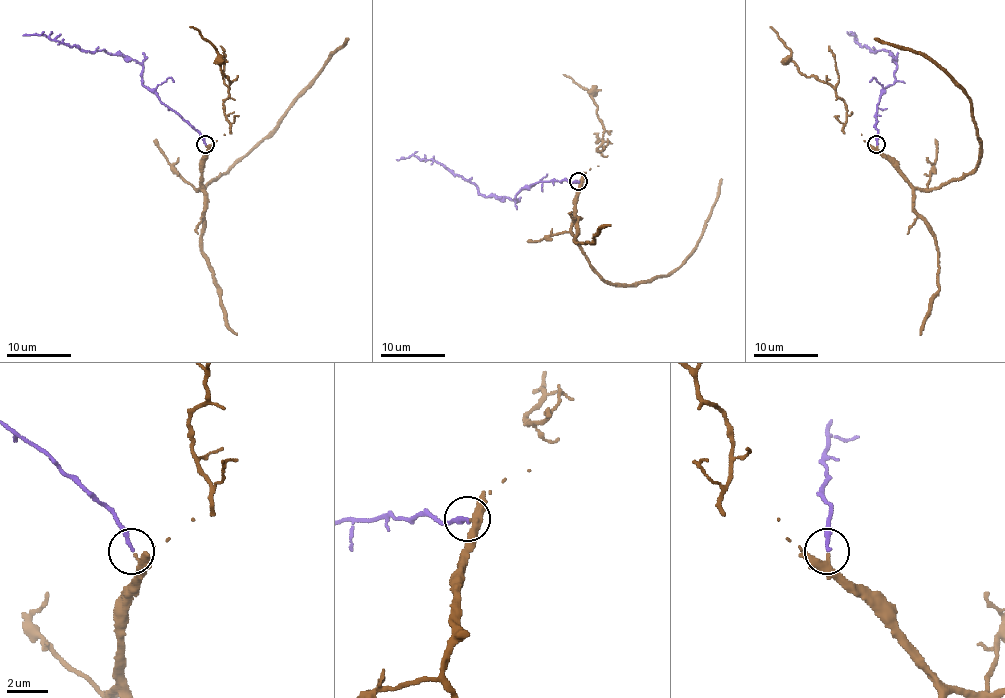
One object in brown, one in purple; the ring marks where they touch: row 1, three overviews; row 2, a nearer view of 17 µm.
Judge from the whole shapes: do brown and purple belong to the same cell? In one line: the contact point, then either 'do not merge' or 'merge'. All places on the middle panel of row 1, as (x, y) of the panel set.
(578, 181) | merge

